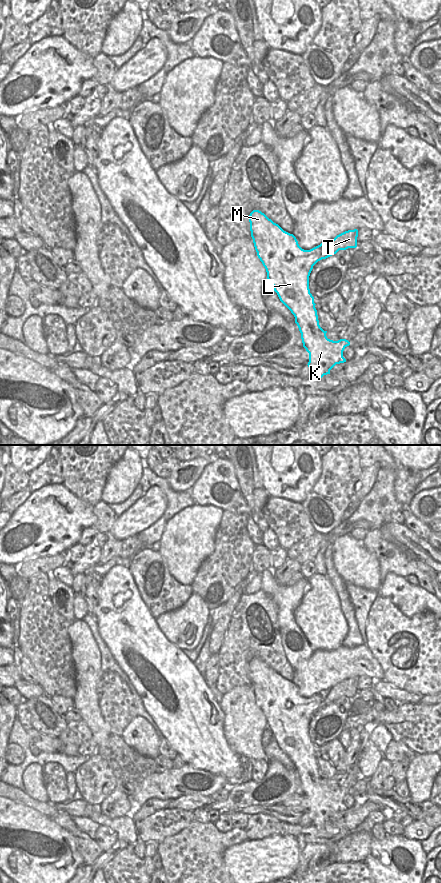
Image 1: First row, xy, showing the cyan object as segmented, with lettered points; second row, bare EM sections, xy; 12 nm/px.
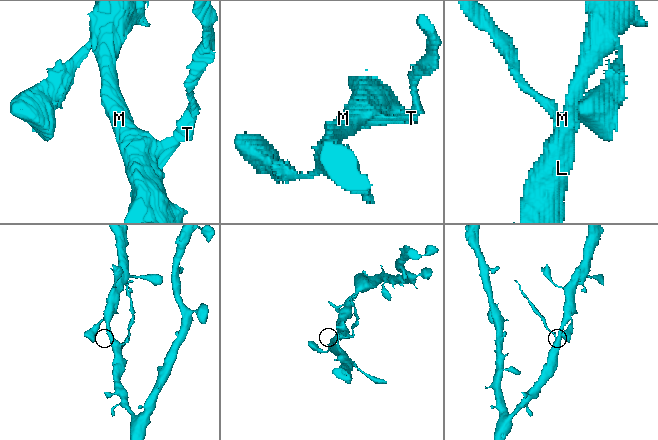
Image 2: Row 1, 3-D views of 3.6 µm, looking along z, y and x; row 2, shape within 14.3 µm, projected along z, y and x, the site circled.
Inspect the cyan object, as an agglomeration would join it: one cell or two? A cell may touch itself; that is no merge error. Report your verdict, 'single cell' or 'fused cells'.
fused cells

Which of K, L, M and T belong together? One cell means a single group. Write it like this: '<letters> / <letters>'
K L M / T

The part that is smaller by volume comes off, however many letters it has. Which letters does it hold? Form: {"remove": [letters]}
{"remove": ["T"]}

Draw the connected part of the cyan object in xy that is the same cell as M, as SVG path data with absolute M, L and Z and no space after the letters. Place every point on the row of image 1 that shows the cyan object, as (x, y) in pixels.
M259 210L250 213L249 222L254 247L266 269L267 280L294 315L303 347L309 353L309 370L314 379L320 379L330 374L336 364L346 362L343 351L350 345L346 339L333 341L327 338L327 331L319 325L316 304L309 289L310 273L328 243L304 250L293 234L284 231Z

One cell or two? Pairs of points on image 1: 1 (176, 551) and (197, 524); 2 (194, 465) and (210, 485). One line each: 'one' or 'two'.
1: one
2: two

